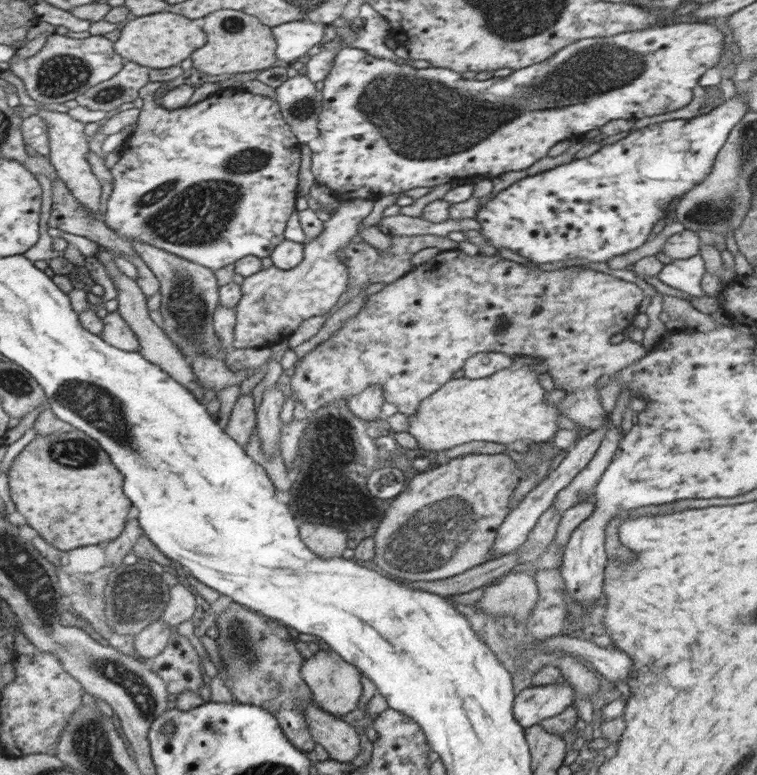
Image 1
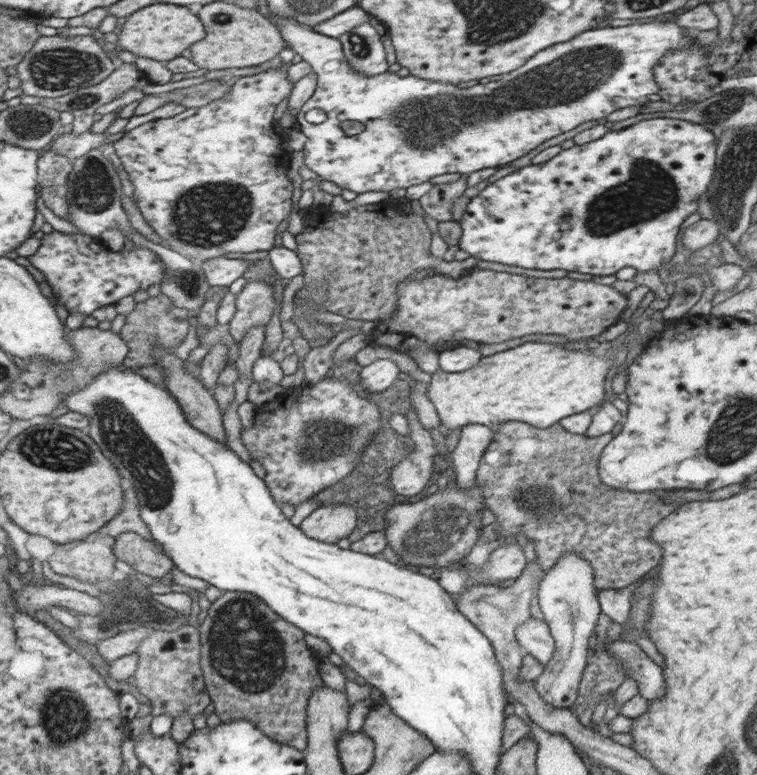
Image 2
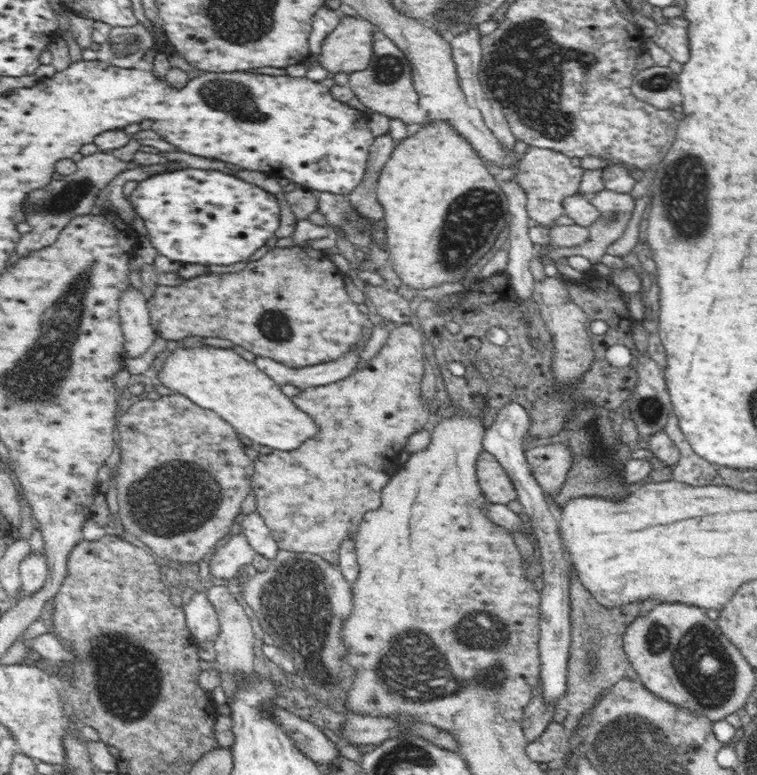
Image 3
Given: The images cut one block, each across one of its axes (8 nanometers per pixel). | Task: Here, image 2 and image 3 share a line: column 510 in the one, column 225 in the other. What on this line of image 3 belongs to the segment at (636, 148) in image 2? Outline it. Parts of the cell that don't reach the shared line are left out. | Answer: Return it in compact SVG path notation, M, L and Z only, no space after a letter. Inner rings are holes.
M186 167L155 174L138 182L130 202L144 220L152 246L174 262L208 267L248 261L280 226L275 193L218 170Z

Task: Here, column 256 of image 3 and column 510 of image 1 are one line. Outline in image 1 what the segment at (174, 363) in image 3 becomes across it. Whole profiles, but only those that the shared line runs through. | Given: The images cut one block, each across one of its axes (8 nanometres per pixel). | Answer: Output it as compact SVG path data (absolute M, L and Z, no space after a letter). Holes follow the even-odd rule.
M530 366L508 367L508 369L502 369L486 378L477 378L476 380L466 377L454 378L446 382L440 389L436 390L435 394L430 395L430 397L419 403L419 409L414 415L409 417L407 432L414 436L417 440L417 444L419 444L419 448L431 451L432 455L438 450L446 451L448 448L454 448L454 446L460 446L460 444L466 444L466 442L474 442L474 440L476 440L476 442L496 442L496 444L505 444L507 446L512 445L516 440L530 440L531 443L547 442L553 438L558 431L556 420L558 420L559 415L559 404L548 405L546 403L547 394L548 392L538 383L538 374L536 374Z

